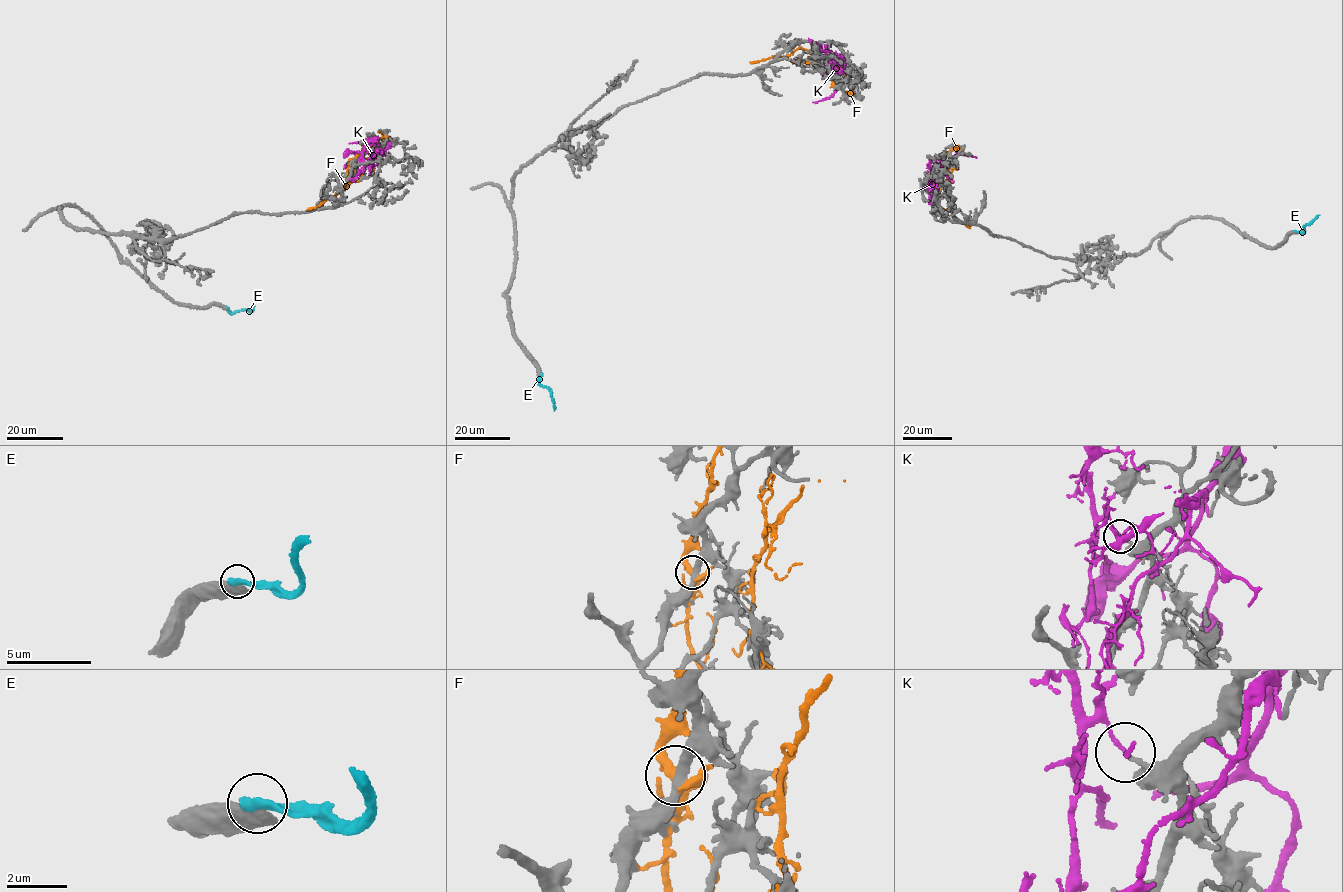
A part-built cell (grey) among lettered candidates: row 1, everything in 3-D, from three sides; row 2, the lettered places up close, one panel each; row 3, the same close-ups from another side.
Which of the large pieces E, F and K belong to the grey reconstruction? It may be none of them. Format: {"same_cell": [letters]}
{"same_cell": []}

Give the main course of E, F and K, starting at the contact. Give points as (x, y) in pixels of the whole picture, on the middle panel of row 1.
E: (541, 374), (539, 383), (549, 390), (554, 410)
F: (821, 56), (800, 47), (785, 56), (793, 61), (819, 65), (827, 72), (825, 70), (823, 74)
K: (832, 57), (835, 55), (832, 53), (821, 53), (822, 65), (834, 73), (829, 57), (808, 39)

